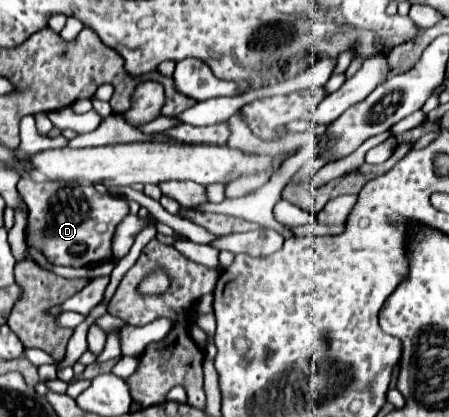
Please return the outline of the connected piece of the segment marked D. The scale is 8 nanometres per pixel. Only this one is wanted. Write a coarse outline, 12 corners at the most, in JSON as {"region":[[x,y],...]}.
{"region":[[93,185],[17,187],[27,241],[53,265],[111,259],[123,197]]}

